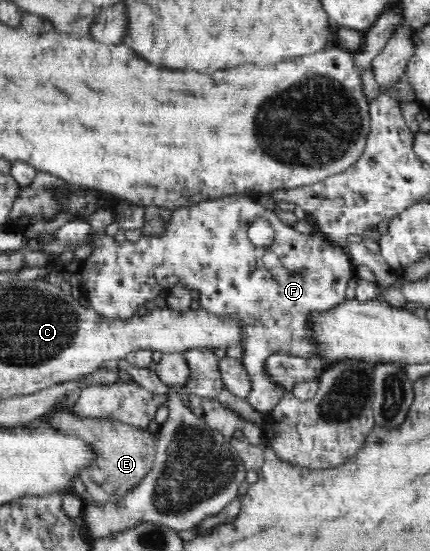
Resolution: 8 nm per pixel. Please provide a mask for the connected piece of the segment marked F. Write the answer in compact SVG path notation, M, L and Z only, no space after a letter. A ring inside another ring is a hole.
M228 195L198 202L194 206L173 209L163 235L142 235L138 242L128 240L123 246L116 243L114 236L94 238L92 246L96 246L96 250L83 262L79 291L88 298L85 304L100 317L118 320L134 317L140 306L157 296L165 296L174 286L180 285L186 286L187 290L192 288L192 291L200 292L201 309L208 314L234 321L240 318L246 328L246 354L242 366L252 384L251 394L247 399L254 410L264 414L269 413L283 397L281 386L277 386L264 371L264 362L278 352L317 359L316 352L320 351L320 346L317 346L316 338L313 338L314 324L310 323L310 318L313 314L324 314L340 306L346 300L348 282L356 277L355 267L344 248L330 243L318 231L302 234L294 230L292 226L282 223L273 209L262 206L254 197L244 195ZM258 218L266 218L275 230L274 244L268 249L280 260L270 271L262 261L267 249L255 246L246 236L248 226ZM90 262L100 262L104 266L98 266L98 270L90 274Z

